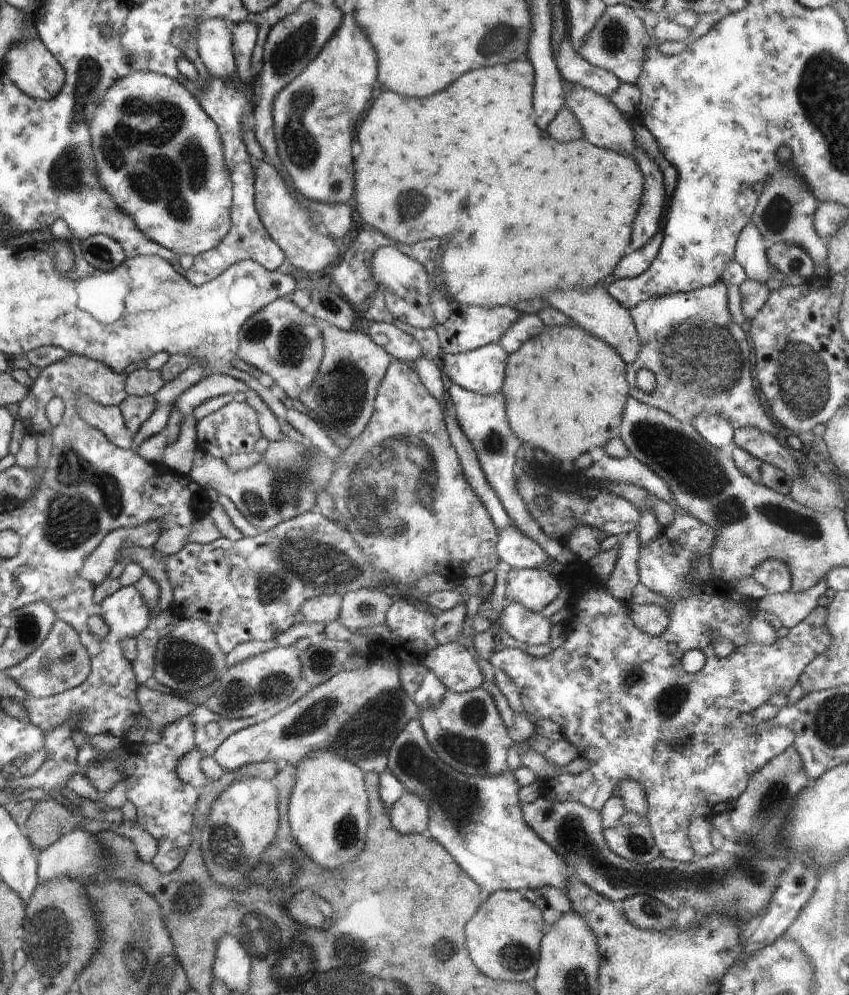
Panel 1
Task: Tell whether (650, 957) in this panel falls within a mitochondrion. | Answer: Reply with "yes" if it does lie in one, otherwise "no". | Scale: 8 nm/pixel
no

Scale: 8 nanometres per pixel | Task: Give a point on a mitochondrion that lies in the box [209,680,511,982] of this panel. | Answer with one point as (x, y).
(457, 796)

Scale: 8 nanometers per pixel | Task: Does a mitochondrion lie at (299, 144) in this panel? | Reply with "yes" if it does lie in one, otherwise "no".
yes

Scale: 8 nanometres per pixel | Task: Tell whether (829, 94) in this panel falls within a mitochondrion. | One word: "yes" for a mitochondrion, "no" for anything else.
yes

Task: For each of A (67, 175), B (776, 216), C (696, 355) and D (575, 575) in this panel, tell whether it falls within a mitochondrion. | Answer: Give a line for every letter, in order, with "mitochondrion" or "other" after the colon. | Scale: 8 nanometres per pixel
A: mitochondrion
B: mitochondrion
C: mitochondrion
D: other

